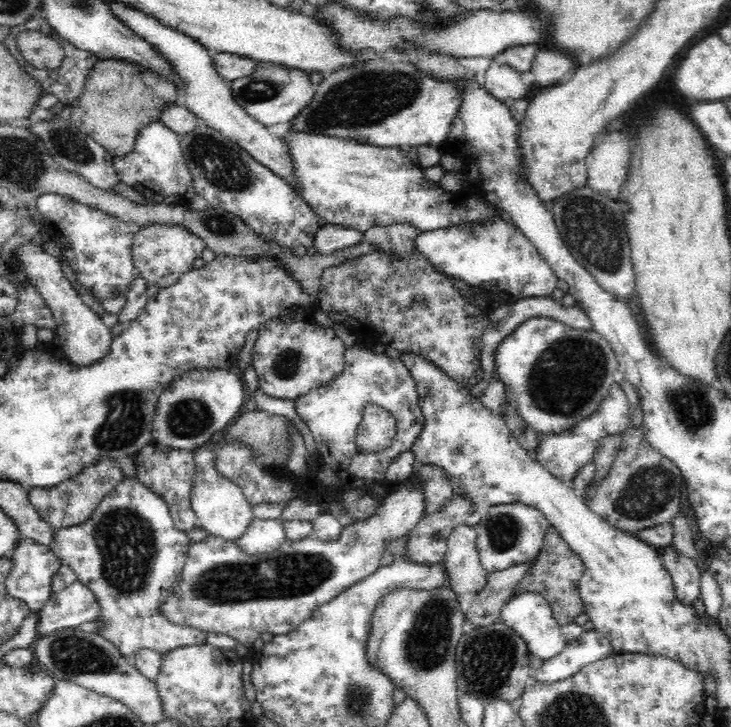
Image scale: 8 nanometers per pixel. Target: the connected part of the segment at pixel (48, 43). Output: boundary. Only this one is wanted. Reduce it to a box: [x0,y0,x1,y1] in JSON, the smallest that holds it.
[16,30,64,68]

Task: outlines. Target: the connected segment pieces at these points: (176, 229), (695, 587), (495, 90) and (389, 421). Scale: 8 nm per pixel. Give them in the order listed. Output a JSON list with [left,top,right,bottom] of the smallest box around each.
[[133,223,206,289],[662,544,701,605],[483,62,528,101],[356,404,395,455]]

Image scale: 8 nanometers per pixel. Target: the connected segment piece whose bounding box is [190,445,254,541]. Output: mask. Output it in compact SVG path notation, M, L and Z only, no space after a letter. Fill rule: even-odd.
M210 445L195 448L194 456L197 465L196 478L190 494L190 504L196 513L198 526L210 535L227 541L240 539L254 520L253 505L246 500L242 489L231 480L224 478L215 470L215 452Z

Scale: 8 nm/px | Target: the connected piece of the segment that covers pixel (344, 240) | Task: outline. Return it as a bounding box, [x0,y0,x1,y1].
[313,223,363,254]

